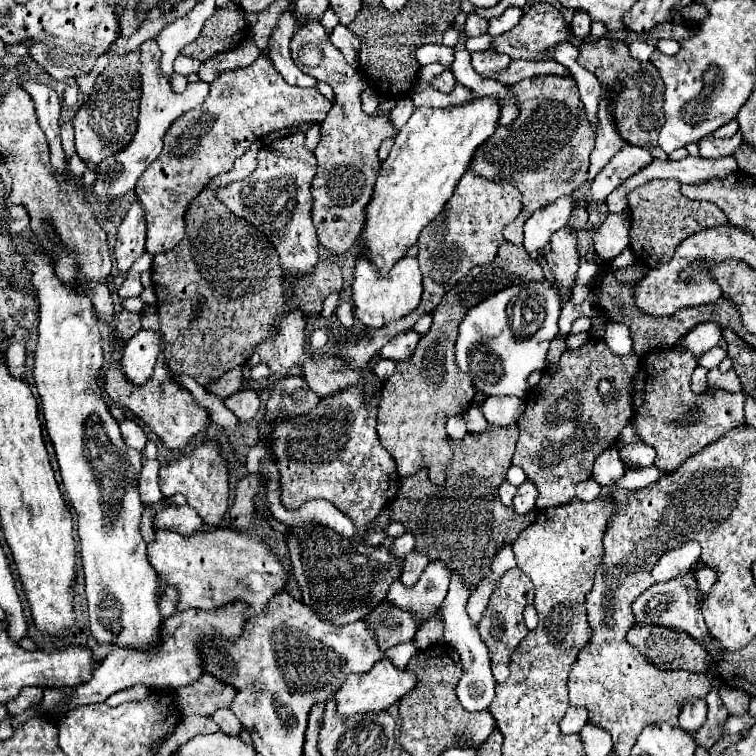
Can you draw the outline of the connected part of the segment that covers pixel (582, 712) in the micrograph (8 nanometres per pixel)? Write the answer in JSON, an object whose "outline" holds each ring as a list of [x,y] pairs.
{"outline":[[[568,707],[560,727],[564,733],[580,733],[582,727],[588,723],[588,711],[584,707]]]}

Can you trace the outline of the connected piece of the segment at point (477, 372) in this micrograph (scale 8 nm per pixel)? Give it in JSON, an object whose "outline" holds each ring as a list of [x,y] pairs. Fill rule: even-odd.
{"outline":[[[528,283],[524,287],[508,287],[468,311],[458,327],[456,365],[464,371],[474,387],[486,395],[516,395],[524,397],[528,391],[526,377],[532,371],[546,367],[546,351],[550,341],[558,335],[560,297],[548,283]],[[520,297],[520,311],[514,311]]]}

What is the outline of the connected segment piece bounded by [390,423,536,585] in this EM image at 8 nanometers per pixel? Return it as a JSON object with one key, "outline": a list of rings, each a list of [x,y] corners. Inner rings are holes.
{"outline":[[[516,423],[510,427],[492,425],[484,433],[468,433],[462,441],[450,439],[450,447],[454,451],[452,463],[446,465],[446,481],[444,485],[434,485],[428,479],[426,471],[418,471],[416,475],[400,479],[400,491],[396,501],[390,505],[390,521],[400,521],[408,533],[416,539],[416,551],[424,553],[428,561],[442,561],[452,573],[464,577],[468,585],[478,585],[492,567],[492,561],[500,547],[512,545],[516,537],[536,521],[536,513],[526,513],[524,517],[516,515],[512,507],[506,507],[498,499],[498,487],[506,481],[506,471],[512,465],[514,447],[518,441],[518,427]]]}

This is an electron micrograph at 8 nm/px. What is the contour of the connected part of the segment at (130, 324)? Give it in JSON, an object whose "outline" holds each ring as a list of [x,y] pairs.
{"outline":[[[120,311],[118,319],[116,319],[116,327],[118,327],[120,339],[130,339],[142,329],[140,327],[140,315],[132,313],[132,311]]]}

